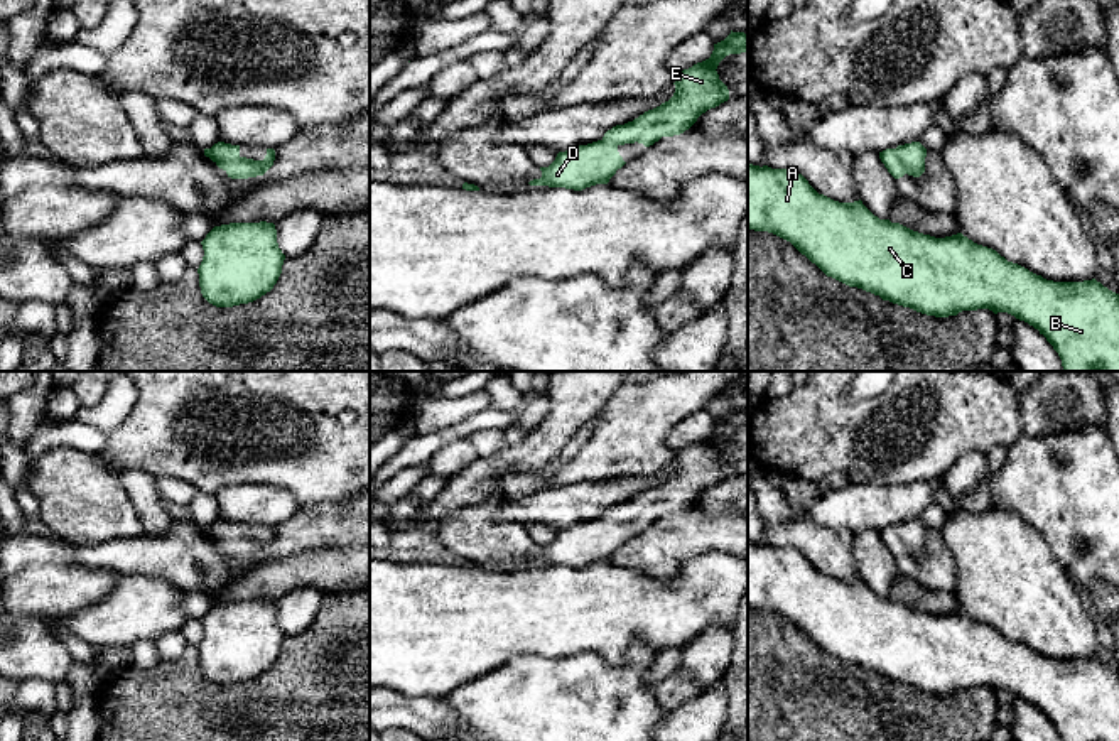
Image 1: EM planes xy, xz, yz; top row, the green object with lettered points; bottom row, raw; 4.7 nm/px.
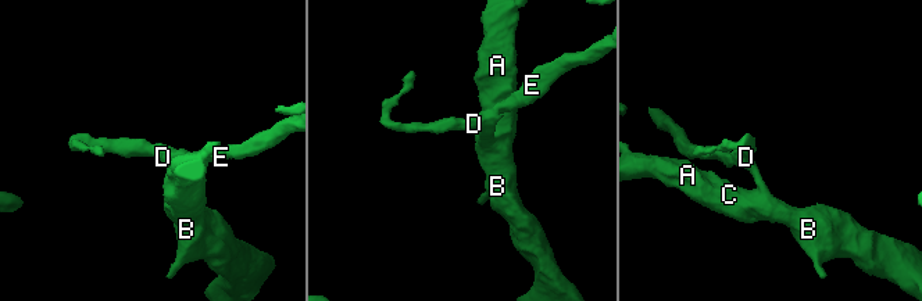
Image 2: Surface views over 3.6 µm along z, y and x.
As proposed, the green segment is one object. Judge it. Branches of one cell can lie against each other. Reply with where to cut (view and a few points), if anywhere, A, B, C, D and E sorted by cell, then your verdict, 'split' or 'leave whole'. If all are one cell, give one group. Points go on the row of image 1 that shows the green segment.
cut none; groups A B C D E; leave whole

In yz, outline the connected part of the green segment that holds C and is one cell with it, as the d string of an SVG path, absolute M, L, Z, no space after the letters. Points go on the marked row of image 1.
M749 162L748 230L768 231L790 241L827 277L927 316L949 317L977 309L1008 312L1046 338L1058 353L1063 371L1119 371L1119 294L1095 279L1046 280L962 233L945 238L923 235L879 219L861 199L839 203L819 194L793 169Z

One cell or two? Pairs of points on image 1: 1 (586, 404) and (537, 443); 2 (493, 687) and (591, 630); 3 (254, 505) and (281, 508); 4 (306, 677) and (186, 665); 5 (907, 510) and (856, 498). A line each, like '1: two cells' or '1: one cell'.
1: one cell
2: two cells
3: one cell
4: one cell
5: one cell

